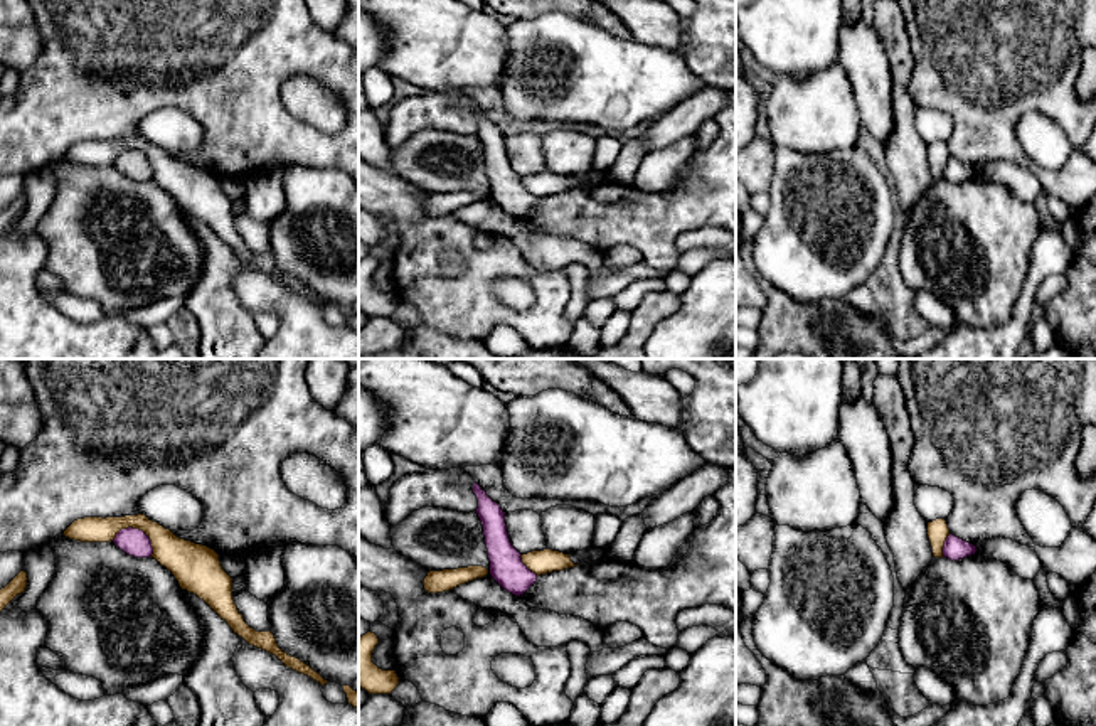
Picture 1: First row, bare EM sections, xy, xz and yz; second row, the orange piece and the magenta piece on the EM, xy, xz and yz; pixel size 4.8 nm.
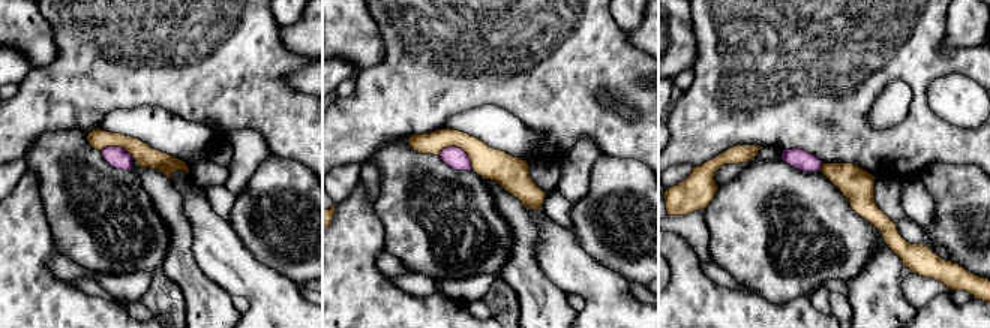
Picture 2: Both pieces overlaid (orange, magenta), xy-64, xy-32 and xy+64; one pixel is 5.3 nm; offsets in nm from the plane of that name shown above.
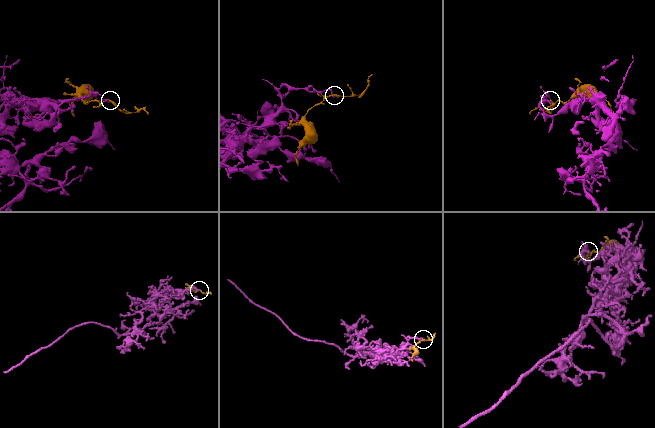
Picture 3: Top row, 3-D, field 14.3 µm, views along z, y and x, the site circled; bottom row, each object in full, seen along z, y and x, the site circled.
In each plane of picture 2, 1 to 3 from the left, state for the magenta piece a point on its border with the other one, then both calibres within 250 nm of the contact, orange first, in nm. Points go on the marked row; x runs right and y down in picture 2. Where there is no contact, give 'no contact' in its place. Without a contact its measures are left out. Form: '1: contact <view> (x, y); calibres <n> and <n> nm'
1: contact xy-64 (117, 146); calibres 120 and 110 nm
2: contact xy-32 (459, 147); calibres 170 and 110 nm
3: contact xy+64 (822, 166); calibres 180 and 110 nm

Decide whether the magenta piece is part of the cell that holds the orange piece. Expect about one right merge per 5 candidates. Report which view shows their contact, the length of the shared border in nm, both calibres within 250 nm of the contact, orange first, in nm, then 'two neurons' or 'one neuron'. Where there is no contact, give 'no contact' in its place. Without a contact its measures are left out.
contact in xy; length 220 nm; calibres 170 and 130 nm; two neurons

